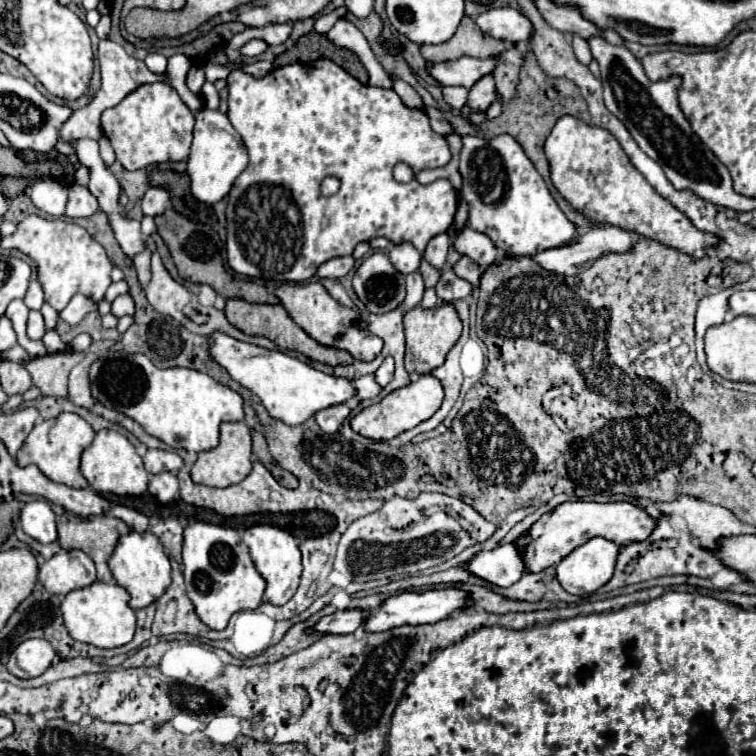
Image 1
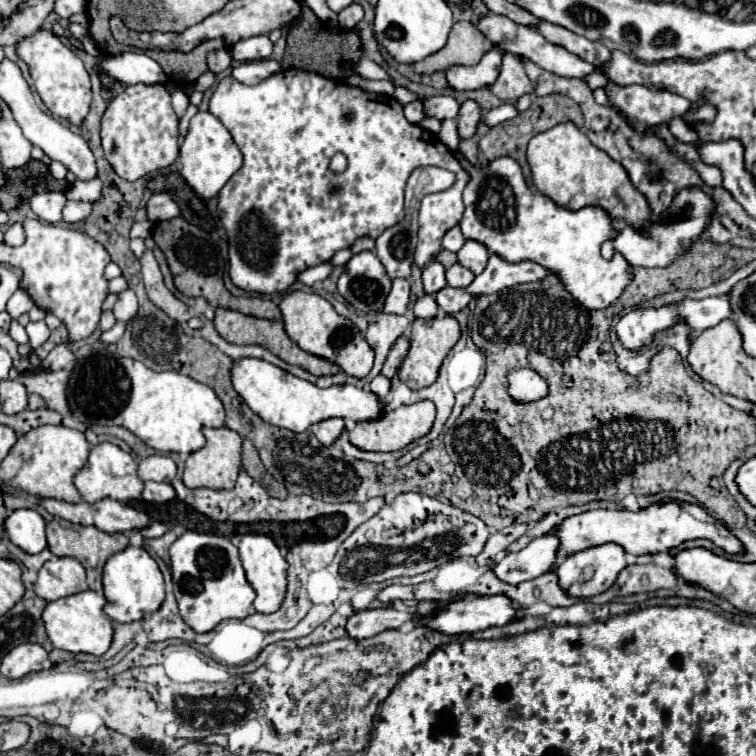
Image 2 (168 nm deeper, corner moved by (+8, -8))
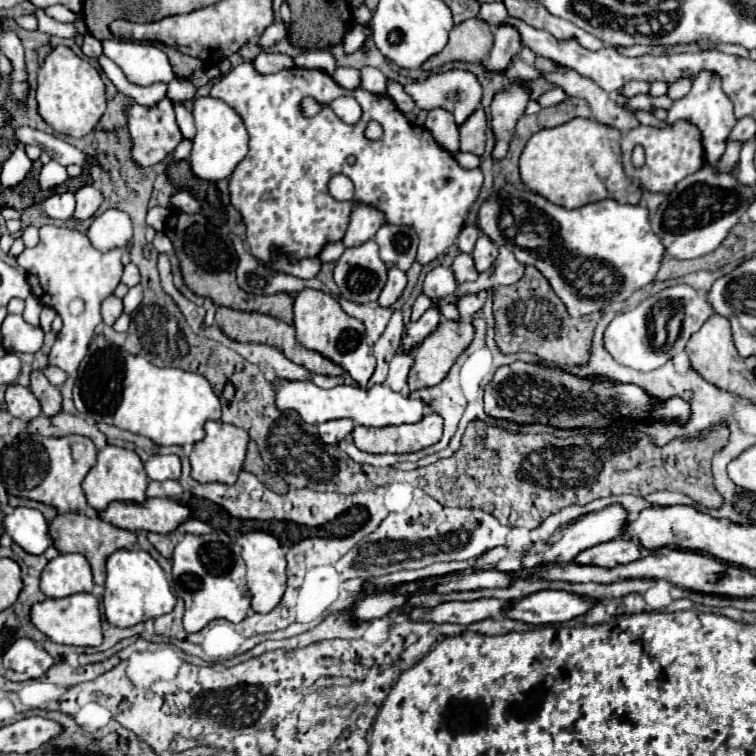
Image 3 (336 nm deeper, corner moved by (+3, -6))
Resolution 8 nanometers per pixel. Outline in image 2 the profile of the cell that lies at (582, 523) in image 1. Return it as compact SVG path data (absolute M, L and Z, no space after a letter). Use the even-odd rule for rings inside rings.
M663 499L637 513L623 511L623 509L597 509L597 511L579 513L579 515L569 517L553 533L561 537L561 557L567 557L571 553L577 553L589 547L605 545L605 543L617 543L631 555L647 555L647 553L669 551L693 539L709 539L731 555L745 553L745 547L741 545L741 541L721 521L711 517L703 507L695 503L675 501L675 499Z

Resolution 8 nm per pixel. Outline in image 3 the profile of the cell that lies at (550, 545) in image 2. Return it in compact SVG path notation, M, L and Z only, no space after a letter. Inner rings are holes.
M612 505L612 507L606 507L602 511L596 511L596 513L588 513L584 519L580 521L574 521L572 525L568 525L562 533L562 537L554 539L554 541L548 541L548 547L546 551L534 551L534 553L526 553L524 559L522 559L522 567L538 567L538 563L570 563L580 551L584 549L590 549L598 543L604 543L604 541L610 541L610 539L616 539L616 537L622 537L624 535L624 523L626 523L626 511L620 507L620 505Z

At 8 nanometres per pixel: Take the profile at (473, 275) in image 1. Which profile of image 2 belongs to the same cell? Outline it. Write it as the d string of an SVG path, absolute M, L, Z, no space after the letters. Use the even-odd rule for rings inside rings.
M455 263L453 267L447 269L447 283L451 287L467 287L473 279L475 279L475 275L459 263Z

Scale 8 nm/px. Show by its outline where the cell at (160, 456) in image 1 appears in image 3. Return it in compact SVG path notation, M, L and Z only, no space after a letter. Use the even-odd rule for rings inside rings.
M154 455L146 461L146 473L152 481L180 479L180 459L178 455Z

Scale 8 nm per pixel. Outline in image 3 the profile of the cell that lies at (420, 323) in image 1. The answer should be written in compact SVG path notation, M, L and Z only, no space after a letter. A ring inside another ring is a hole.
M442 321L416 349L414 365L410 367L410 373L408 373L410 391L418 391L424 387L438 385L448 375L456 357L470 345L472 339L474 339L474 327L470 323L466 323L466 321Z

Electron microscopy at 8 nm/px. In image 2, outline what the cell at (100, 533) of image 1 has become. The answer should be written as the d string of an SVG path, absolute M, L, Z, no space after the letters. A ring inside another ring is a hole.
M57 519L57 521L51 521L47 525L47 543L49 543L51 553L55 553L55 555L69 555L69 557L79 559L81 565L87 569L89 589L101 593L103 591L103 587L101 587L101 573L103 573L105 561L113 553L123 551L129 545L129 539L123 533L109 535L109 533L99 531L97 527L83 527L83 525L73 525L73 523L65 523L65 521Z

